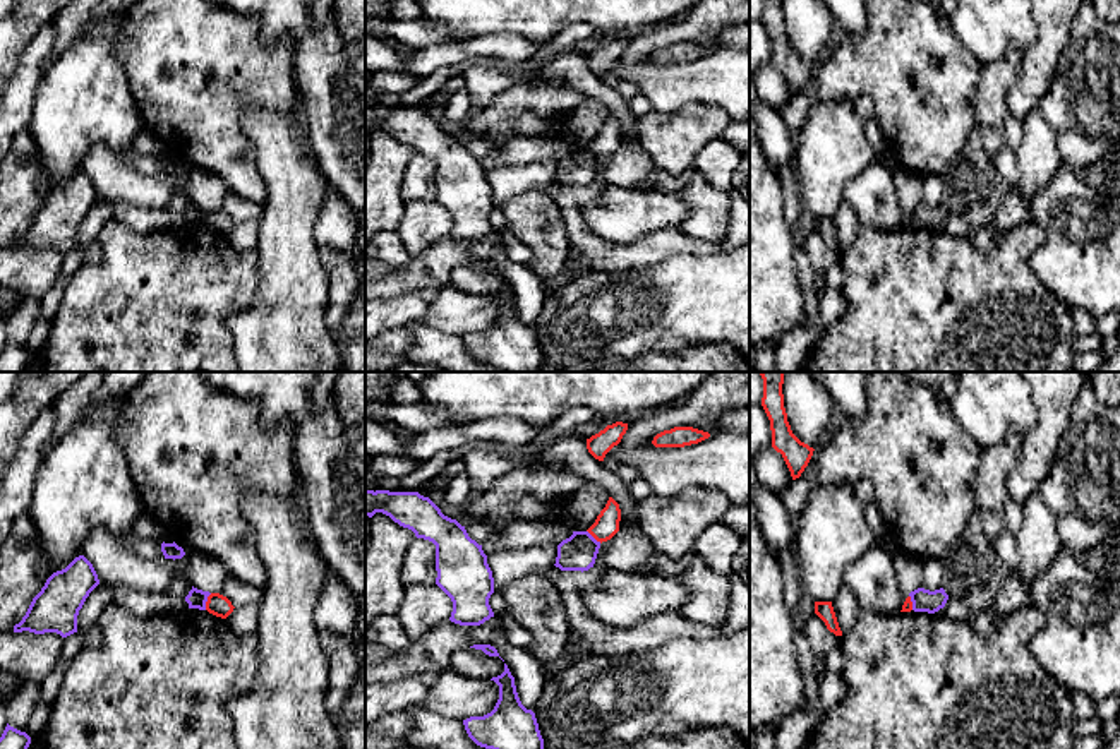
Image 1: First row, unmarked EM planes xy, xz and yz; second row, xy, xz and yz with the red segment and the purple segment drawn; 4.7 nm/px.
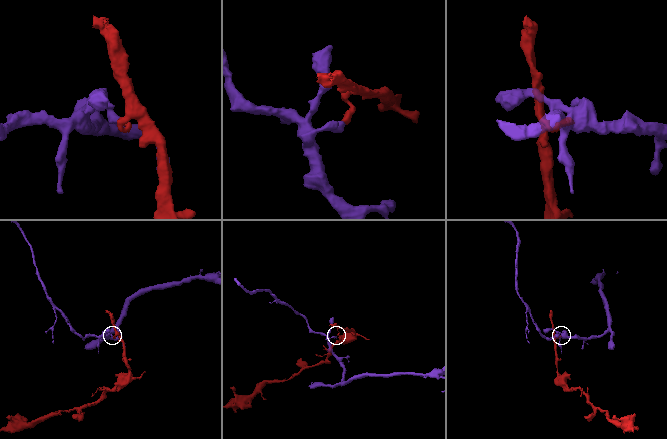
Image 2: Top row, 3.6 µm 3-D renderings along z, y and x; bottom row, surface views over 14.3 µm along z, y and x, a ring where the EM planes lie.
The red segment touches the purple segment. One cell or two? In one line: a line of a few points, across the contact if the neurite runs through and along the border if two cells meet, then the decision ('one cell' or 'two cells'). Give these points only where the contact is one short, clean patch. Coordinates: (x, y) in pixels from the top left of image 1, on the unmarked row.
line xy (211, 209), (204, 225); two cells

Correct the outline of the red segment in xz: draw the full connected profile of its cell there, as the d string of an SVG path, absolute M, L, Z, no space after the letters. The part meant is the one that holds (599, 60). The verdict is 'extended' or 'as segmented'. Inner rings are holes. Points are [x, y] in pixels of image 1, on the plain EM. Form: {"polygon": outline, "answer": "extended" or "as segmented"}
{"polygon": "M616 38L612 41L607 41L599 50L587 55L587 65L588 69L599 75L604 77L605 70L621 58L623 51L628 46L628 39Z", "answer": "as segmented"}

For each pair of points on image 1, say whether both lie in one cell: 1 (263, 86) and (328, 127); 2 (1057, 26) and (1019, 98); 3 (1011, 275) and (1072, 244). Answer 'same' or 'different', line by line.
1: different
2: same
3: different

